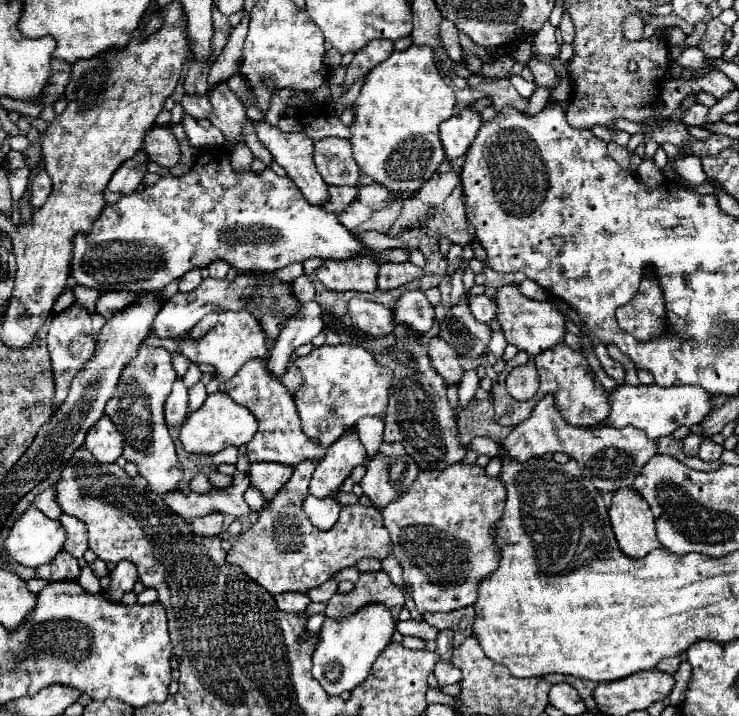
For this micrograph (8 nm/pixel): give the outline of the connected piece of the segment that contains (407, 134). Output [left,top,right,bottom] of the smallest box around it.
[349,45,455,191]

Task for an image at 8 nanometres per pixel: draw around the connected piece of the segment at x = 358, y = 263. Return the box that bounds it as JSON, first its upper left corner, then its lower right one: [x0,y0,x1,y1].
[315,255,377,293]

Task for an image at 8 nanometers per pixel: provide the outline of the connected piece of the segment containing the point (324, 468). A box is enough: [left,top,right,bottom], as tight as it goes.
[309,429,367,497]

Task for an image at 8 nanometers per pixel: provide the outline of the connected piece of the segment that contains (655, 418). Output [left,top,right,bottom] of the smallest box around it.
[607,385,711,439]

